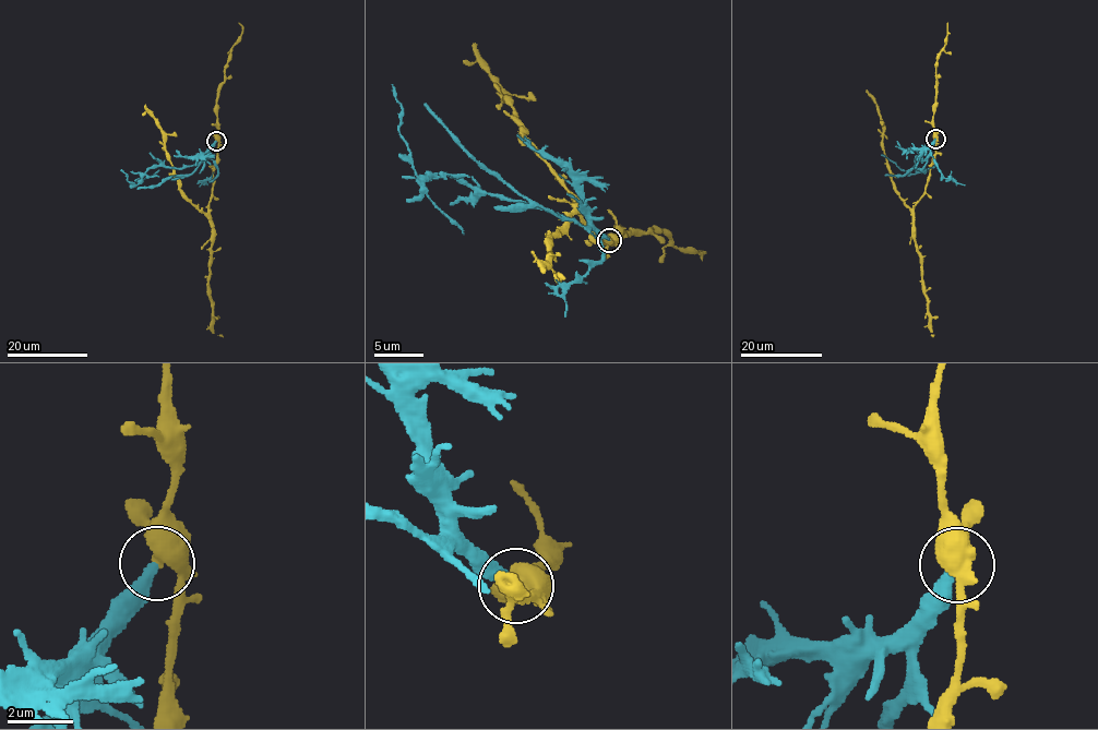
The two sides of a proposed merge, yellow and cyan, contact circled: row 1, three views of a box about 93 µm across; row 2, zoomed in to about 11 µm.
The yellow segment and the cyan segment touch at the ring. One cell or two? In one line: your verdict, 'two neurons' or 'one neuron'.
two neurons

